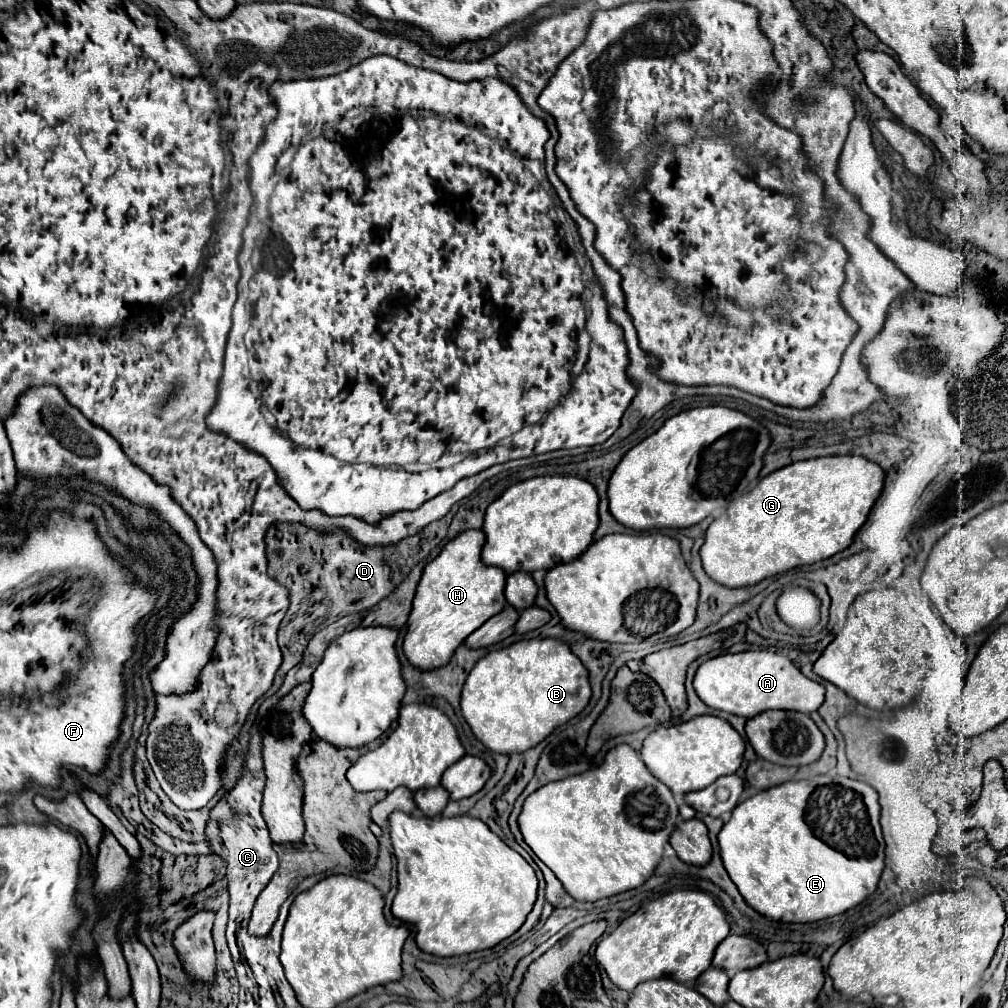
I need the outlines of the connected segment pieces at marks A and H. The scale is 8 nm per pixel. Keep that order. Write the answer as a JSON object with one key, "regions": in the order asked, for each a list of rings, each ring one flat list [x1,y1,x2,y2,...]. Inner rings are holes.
{"regions":[[[743,651,733,655,719,655,699,665,693,687,699,699,711,709,733,713,739,717,755,717,769,709,791,709,811,713,823,703,825,689,805,677,785,655,771,651]],[[481,529,463,531,443,547,437,559,425,567,407,619,407,633,403,641,403,653,413,667,431,671,447,665,467,635,481,627,489,617,503,611,505,571,481,563,483,543,485,533]]]}

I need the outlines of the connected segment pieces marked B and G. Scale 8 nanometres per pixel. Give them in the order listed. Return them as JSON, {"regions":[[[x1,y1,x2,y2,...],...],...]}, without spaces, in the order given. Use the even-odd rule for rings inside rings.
{"regions":[[[523,639,499,651,487,653,475,663,461,691,461,713,473,735,495,753,523,753,541,743,555,727,579,715,591,697,589,673,583,663,571,653,569,645,557,639]],[[855,455,805,459,769,473,749,493,735,497,727,511,709,525,705,543,699,551,703,569,711,575,711,579,723,583,725,587,745,587,847,549,883,489,883,477,885,473,877,463]]]}

